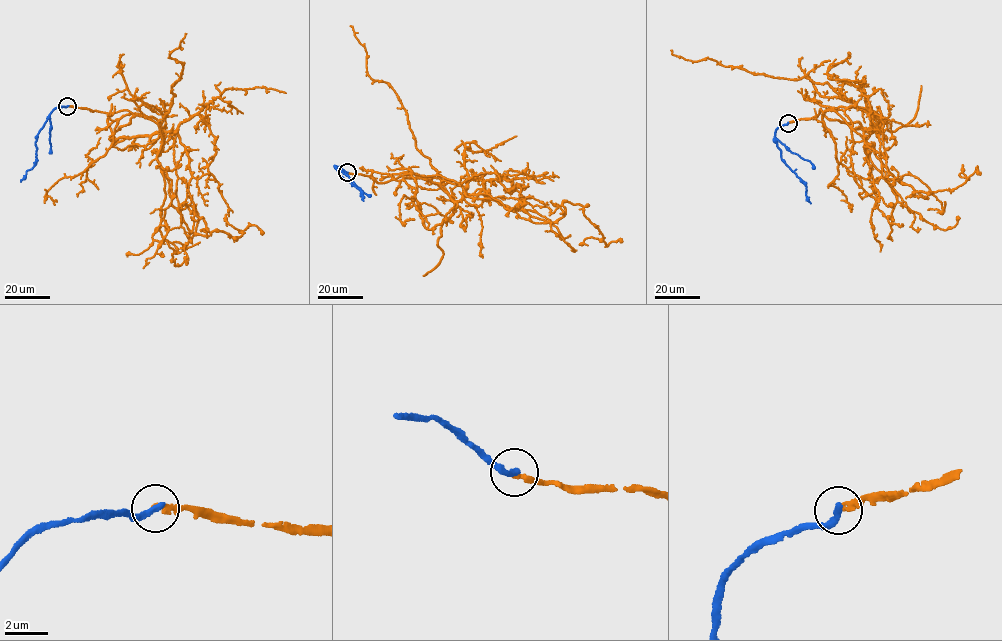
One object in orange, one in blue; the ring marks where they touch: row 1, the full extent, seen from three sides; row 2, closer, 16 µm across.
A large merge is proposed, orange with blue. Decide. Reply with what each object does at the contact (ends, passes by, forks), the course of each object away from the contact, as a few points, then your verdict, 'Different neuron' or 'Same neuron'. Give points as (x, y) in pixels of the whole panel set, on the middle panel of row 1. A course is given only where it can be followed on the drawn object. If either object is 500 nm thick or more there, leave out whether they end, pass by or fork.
At the ring orange ends. At the ring blue ends. Course of orange: (347, 173), (382, 183), (440, 175), (549, 222), (564, 201), (579, 204), (606, 244), (622, 241). Course of blue: (347, 172), (335, 167), (344, 179), (363, 193), (360, 196), (363, 201). Different neuron

